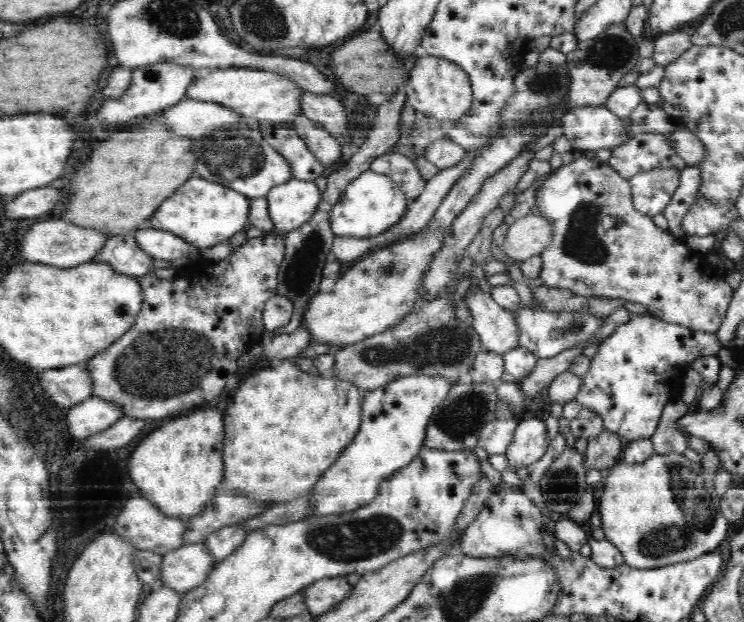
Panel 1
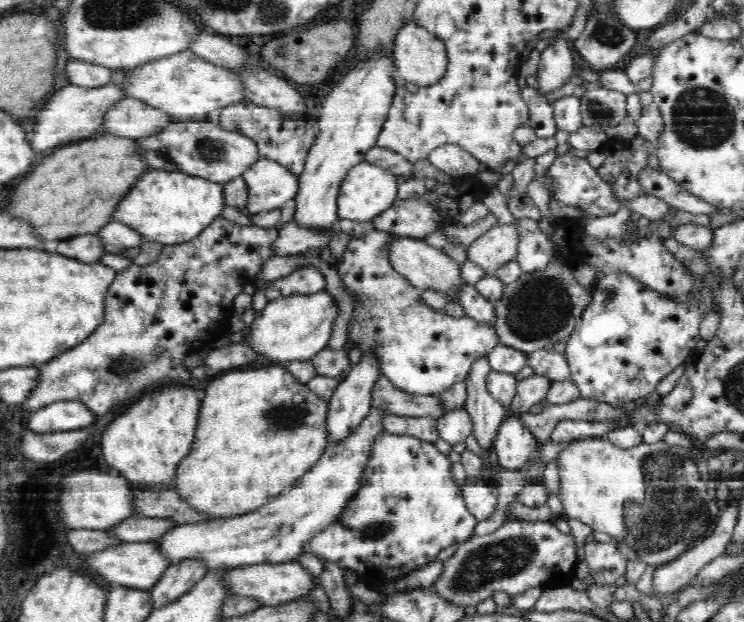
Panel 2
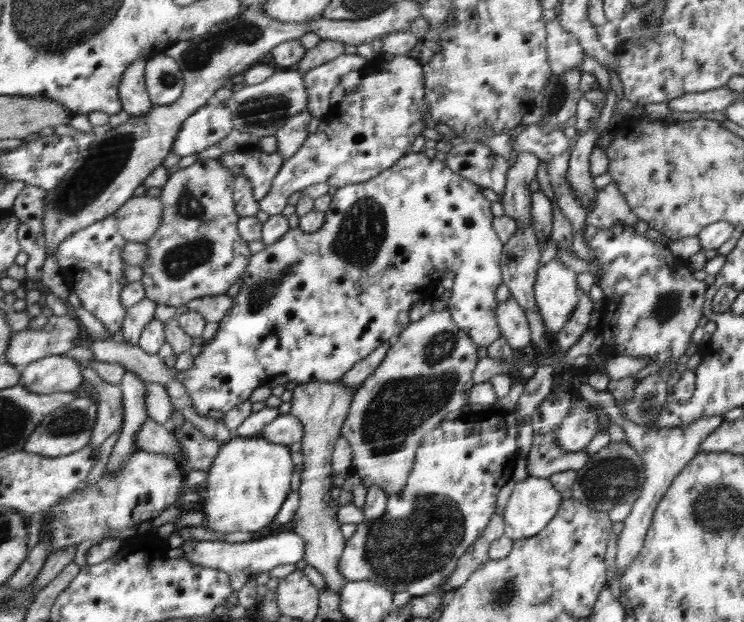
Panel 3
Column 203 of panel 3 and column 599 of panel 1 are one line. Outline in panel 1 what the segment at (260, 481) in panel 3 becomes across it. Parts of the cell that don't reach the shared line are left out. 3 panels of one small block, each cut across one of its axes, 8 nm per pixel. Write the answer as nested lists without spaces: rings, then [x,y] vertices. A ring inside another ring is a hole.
[[[652,454],[640,464],[616,462],[603,471],[602,485],[598,491],[600,527],[621,553],[624,563],[631,568],[650,569],[685,563],[698,556],[709,555],[726,540],[728,519],[719,507],[719,496],[714,489],[713,472],[708,472],[699,463],[694,463],[683,454]]]

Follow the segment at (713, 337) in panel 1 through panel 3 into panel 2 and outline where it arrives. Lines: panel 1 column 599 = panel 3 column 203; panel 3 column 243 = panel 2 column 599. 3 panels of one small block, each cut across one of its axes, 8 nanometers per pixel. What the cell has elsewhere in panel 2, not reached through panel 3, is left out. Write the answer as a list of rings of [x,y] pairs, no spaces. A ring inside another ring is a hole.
[[[601,274],[597,276],[594,286],[594,290],[589,290],[592,301],[565,346],[571,380],[578,385],[583,399],[594,399],[611,407],[646,398],[656,390],[662,378],[692,356],[691,345],[700,338],[704,308],[696,303],[693,307],[686,307],[682,303],[672,302],[626,274]]]

